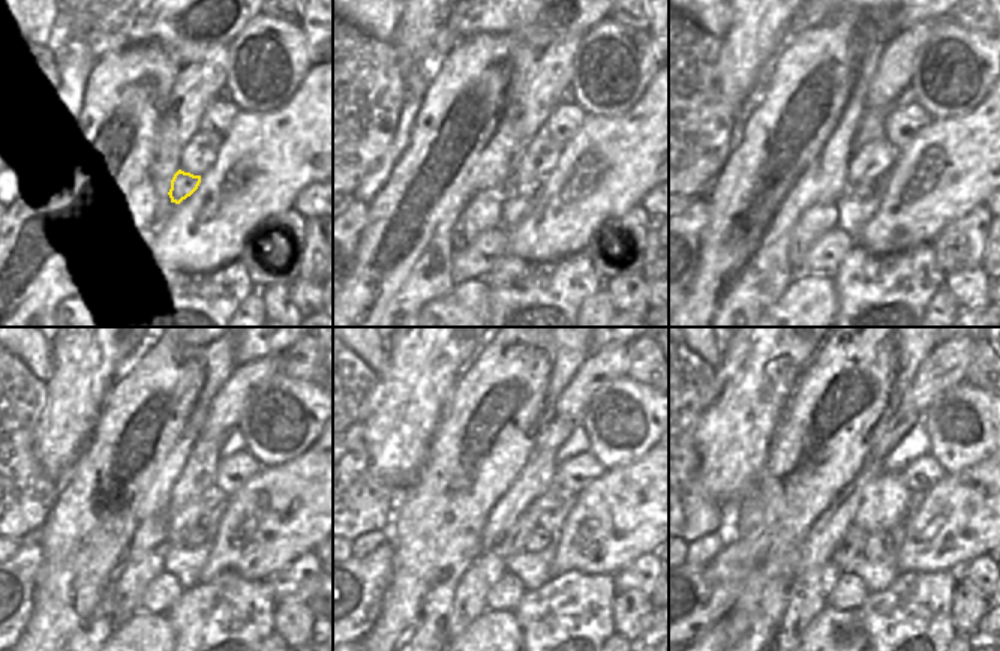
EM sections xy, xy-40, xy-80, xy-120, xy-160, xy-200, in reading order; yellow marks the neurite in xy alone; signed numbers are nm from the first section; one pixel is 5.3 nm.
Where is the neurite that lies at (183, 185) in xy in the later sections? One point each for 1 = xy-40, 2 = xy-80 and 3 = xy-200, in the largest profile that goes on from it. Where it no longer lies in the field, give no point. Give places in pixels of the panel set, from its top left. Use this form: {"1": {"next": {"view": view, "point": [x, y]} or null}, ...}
{"1": {"next": {"view": "xy-40", "point": [522, 188]}}, "2": {"next": {"view": "xy-80", "point": [864, 189]}}, "3": {"next": {"view": "xy-200", "point": [877, 545]}}}

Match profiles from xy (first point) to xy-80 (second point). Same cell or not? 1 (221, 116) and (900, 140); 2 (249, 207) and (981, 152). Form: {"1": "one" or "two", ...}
{"1": "one", "2": "one"}

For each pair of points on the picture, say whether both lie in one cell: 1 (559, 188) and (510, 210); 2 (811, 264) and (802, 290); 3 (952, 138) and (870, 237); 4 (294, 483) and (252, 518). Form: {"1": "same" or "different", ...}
{"1": "different", "2": "different", "3": "same", "4": "same"}

